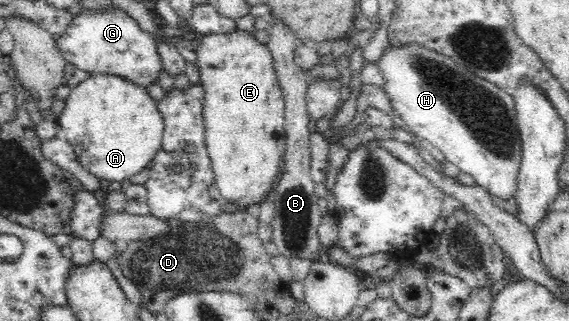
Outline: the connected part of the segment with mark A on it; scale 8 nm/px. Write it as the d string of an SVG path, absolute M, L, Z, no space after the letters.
M90 73L87 79L73 87L65 99L65 107L56 119L57 138L72 144L78 162L99 181L121 183L125 179L137 180L144 176L146 169L160 149L164 120L157 103L148 92L132 81L109 73Z

